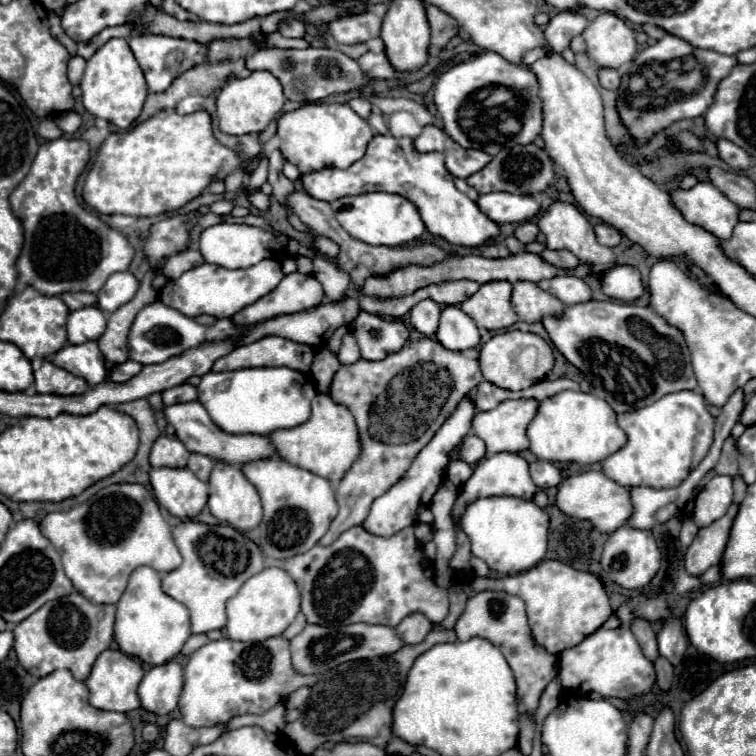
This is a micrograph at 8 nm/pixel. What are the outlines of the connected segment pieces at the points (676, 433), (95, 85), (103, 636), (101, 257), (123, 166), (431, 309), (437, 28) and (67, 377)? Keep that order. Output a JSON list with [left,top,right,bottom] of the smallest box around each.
[[602,391,714,489],[80,39,148,129],[14,591,114,681],[10,139,134,295],[82,109,244,217],[410,299,442,337],[426,5,458,47],[34,361,88,395]]

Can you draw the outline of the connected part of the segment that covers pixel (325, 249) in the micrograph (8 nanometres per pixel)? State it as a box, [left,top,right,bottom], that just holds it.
[314,237,338,259]

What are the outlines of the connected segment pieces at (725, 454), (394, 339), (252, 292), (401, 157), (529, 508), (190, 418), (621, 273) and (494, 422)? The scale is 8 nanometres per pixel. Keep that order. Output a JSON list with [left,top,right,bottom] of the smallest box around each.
[[714,435,738,477],[350,311,408,361],[160,259,284,319],[302,135,500,247],[460,497,550,575],[164,401,276,465],[602,265,644,301],[472,399,538,455]]

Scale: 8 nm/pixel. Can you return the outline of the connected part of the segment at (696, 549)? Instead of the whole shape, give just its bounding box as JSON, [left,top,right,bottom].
[684,503,738,575]

